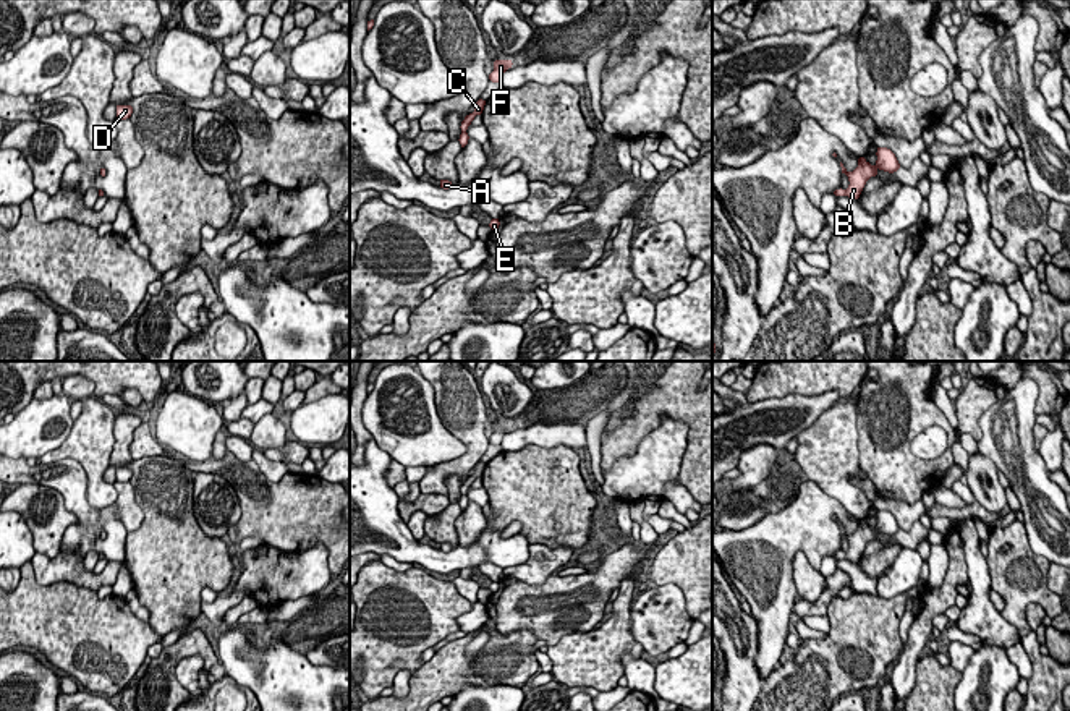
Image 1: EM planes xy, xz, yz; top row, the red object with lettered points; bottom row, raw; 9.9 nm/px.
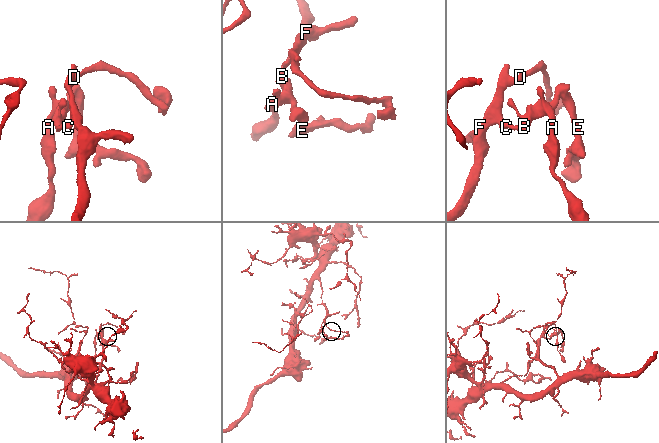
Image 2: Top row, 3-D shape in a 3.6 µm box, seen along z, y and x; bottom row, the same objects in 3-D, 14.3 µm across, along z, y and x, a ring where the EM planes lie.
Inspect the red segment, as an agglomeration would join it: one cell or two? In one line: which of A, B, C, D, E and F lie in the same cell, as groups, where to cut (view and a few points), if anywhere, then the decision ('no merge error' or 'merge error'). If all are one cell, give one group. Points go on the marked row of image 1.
groups A B C D E F; cut none; no merge error

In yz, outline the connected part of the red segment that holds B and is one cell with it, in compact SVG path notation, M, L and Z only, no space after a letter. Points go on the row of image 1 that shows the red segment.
M877 147L877 160L874 165L871 165L864 157L858 159L858 167L853 172L848 172L843 164L840 162L842 167L842 173L845 173L848 177L848 188L847 189L835 189L834 194L835 196L848 196L851 199L858 199L866 181L871 177L876 177L879 170L894 173L900 168L900 164L895 157L895 154L887 149L887 147Z

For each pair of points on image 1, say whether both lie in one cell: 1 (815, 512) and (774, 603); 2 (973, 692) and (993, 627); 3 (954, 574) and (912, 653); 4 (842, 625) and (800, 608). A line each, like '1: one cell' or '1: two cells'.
1: one cell
2: two cells
3: one cell
4: two cells

